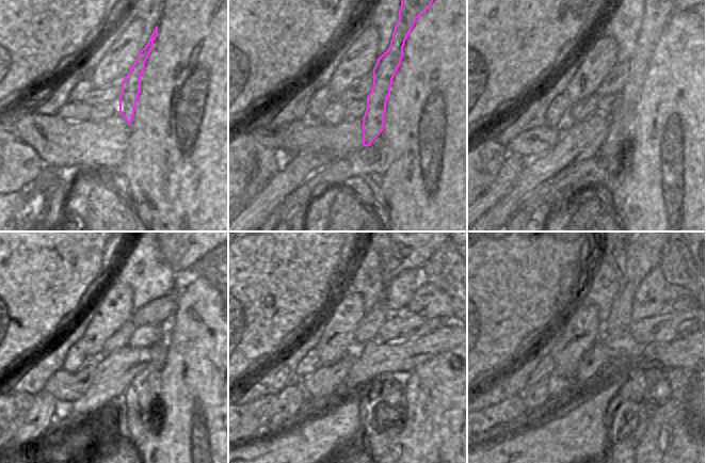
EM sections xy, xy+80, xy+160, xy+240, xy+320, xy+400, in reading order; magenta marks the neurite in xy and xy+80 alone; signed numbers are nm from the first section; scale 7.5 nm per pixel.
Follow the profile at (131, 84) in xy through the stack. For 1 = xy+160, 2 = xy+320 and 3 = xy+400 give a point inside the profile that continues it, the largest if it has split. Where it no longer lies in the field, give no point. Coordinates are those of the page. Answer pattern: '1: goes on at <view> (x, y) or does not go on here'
1: goes on at xy+160 (613, 153)
2: goes on at xy+320 (387, 390)
3: goes on at xy+400 (628, 418)

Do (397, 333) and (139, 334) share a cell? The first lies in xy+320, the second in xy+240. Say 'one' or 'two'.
one

